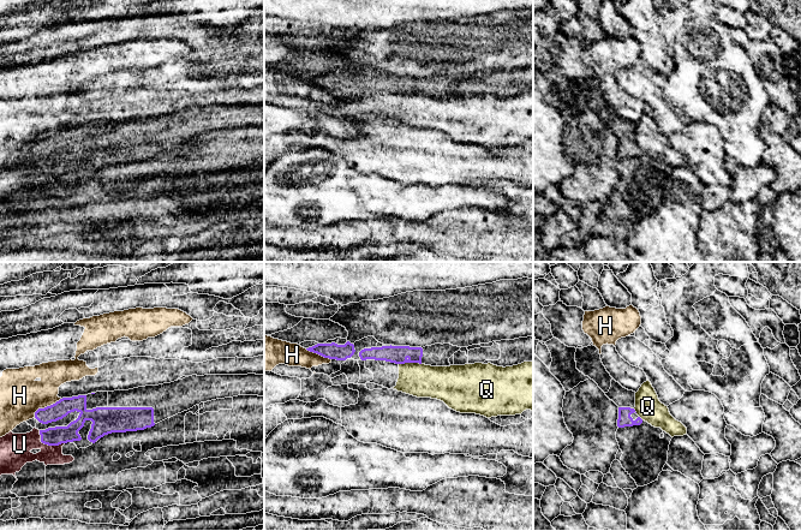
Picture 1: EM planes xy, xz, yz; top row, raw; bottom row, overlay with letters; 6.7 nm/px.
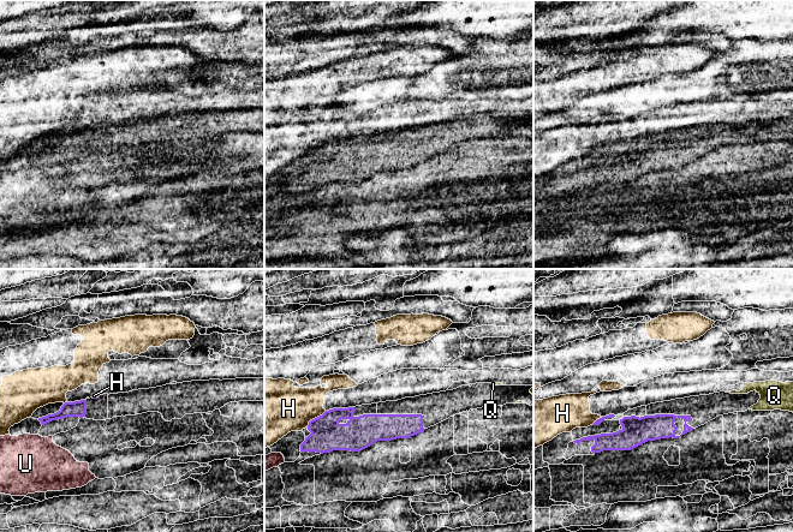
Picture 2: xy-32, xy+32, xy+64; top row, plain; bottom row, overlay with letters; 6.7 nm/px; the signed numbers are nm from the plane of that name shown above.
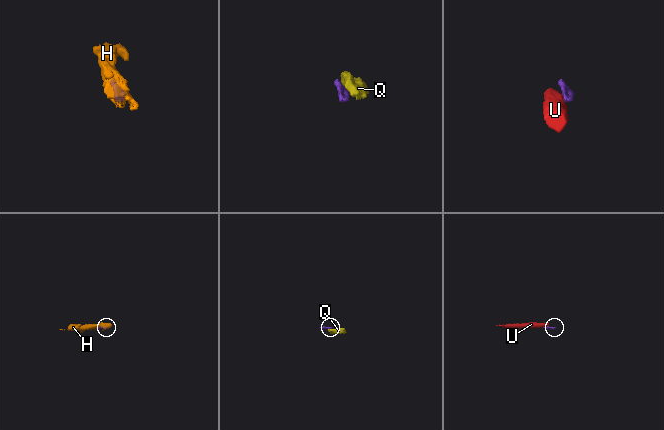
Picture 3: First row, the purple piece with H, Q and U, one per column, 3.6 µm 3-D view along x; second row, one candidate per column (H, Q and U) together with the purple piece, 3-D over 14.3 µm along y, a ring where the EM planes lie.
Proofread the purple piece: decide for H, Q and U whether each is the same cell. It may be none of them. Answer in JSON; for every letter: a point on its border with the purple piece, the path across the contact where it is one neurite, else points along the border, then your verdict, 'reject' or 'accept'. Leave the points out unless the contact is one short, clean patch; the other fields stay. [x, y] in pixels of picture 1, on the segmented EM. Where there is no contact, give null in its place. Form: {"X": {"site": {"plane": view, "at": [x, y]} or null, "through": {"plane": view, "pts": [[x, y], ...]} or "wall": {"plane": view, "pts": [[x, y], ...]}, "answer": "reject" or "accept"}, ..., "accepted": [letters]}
{"H": {"site": {"plane": "xy", "at": [45, 407]}, "wall": {"plane": "xy", "pts": [[60, 398], [49, 405], [40, 407], [34, 417]]}, "answer": "reject"}, "Q": {"site": {"plane": "xz", "at": [410, 362]}, "wall": {"plane": "xz", "pts": [[420, 363], [399, 364]]}, "answer": "reject"}, "U": {"site": {"plane": "xy", "at": [47, 443]}, "wall": {"plane": "xy", "pts": [[39, 430], [42, 442], [48, 445], [64, 443]]}, "answer": "reject"}, "accepted": []}

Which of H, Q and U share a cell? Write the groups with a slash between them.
H / Q / U

